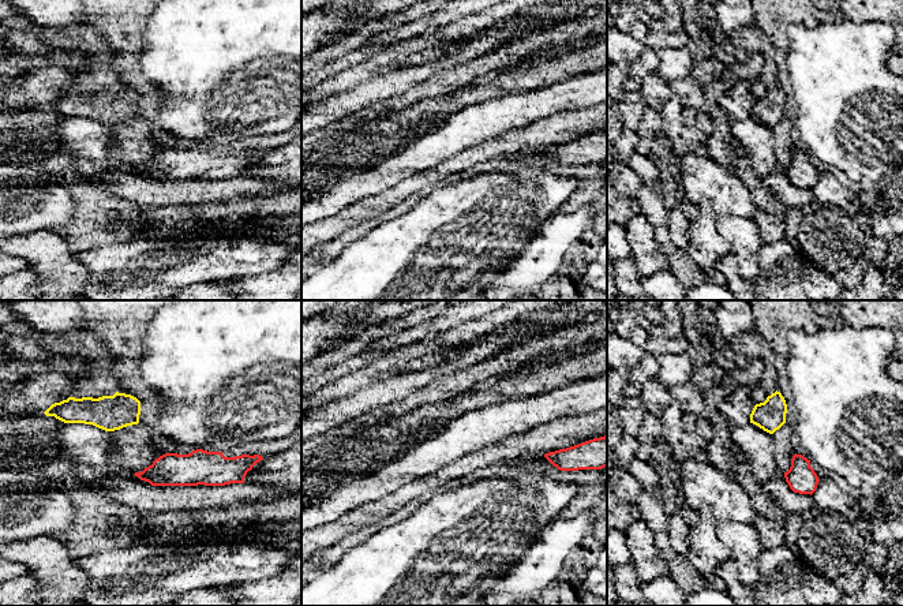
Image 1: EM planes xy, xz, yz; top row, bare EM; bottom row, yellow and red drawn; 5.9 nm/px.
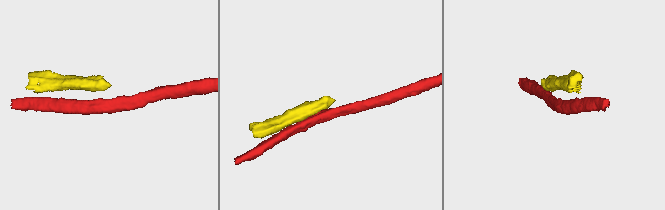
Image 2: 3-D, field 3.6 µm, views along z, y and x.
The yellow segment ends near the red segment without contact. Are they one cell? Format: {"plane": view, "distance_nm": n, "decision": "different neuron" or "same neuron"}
{"plane": "yz", "distance_nm": 180, "decision": "different neuron"}

